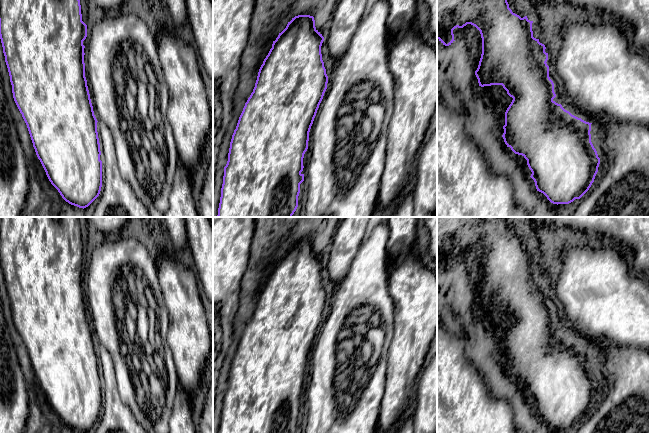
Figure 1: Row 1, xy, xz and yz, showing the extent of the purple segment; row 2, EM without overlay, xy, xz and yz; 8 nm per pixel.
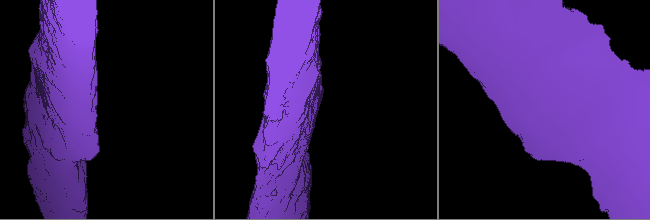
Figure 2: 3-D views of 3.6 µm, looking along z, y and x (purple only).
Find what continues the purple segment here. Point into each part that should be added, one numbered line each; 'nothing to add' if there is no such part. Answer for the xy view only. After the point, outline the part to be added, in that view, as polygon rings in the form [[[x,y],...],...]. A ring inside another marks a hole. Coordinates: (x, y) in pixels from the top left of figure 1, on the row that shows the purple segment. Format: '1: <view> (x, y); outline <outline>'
nothing to add

